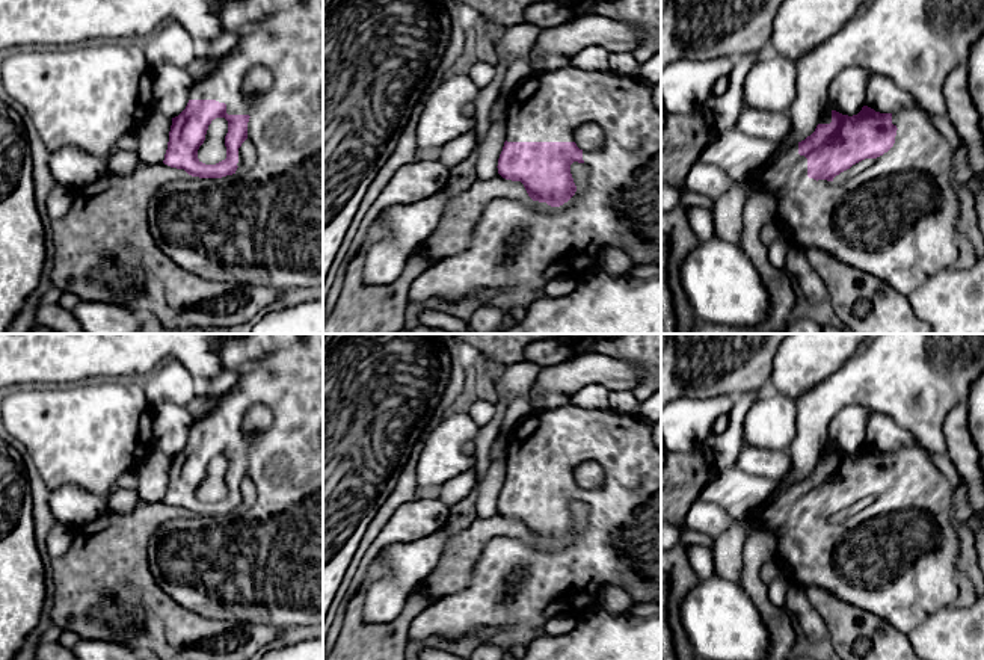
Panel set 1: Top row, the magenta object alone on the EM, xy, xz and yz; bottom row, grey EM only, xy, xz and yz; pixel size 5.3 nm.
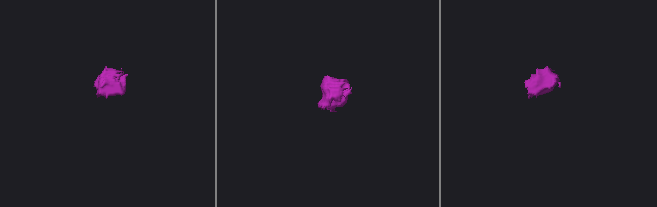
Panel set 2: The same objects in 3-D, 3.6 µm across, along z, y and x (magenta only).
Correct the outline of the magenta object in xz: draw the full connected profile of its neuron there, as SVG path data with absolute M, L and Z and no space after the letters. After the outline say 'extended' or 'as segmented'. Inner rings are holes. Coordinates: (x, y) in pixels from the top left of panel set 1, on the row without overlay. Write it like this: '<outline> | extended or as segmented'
M577 405L534 411L507 438L506 480L498 497L498 512L521 520L533 541L513 536L492 538L474 566L471 584L445 595L426 607L409 625L409 640L444 637L457 640L477 627L513 627L540 624L558 613L583 613L598 604L604 586L626 589L634 603L661 603L661 452L652 441L652 426L634 415L613 409L589 411ZM596 462L604 471L604 485L583 489L573 480L575 468ZM573 500L589 506L589 521L578 527L570 512Z | extended

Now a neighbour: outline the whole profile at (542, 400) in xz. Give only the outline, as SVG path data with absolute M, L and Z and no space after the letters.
M537 384L530 391L530 400L536 411L551 411L572 405L569 394L543 391Z

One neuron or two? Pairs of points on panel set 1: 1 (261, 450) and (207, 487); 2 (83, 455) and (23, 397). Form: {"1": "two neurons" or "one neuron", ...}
{"1": "two neurons", "2": "one neuron"}

